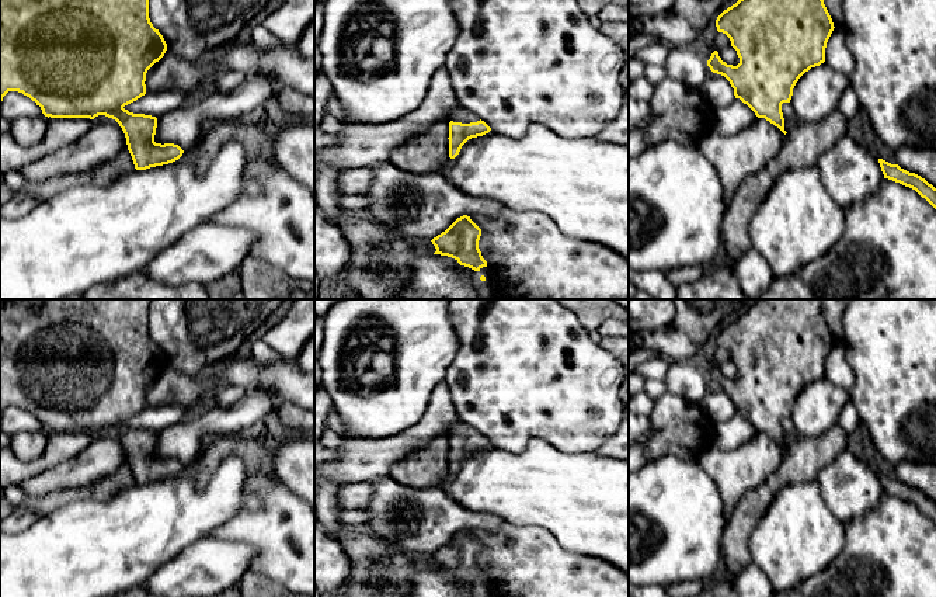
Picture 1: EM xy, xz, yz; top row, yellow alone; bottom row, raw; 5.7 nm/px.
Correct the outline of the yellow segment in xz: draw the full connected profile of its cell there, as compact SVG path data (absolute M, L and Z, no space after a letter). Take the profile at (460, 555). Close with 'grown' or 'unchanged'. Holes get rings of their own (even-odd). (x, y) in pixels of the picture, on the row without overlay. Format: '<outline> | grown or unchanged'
M463 530L457 532L445 546L431 556L436 566L434 569L455 573L460 580L473 584L473 597L494 597L487 576L479 563L481 544Z | grown

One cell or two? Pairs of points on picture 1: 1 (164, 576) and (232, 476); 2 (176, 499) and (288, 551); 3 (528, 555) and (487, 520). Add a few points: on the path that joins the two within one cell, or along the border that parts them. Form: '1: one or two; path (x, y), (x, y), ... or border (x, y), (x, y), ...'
1: two; border (205, 537), (184, 547), (157, 568)
2: two; border (256, 506), (242, 506), (232, 517), (205, 537)
3: two; border (504, 523), (496, 530), (468, 530)

